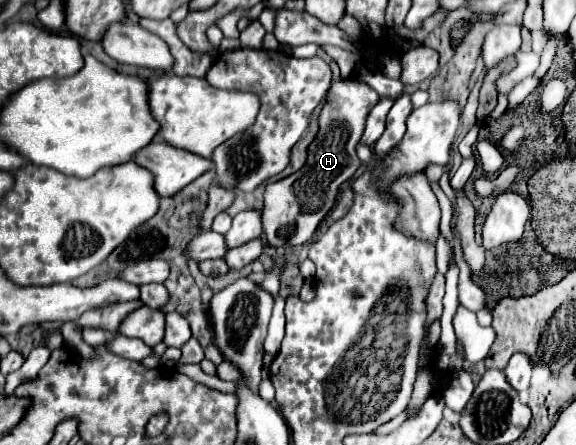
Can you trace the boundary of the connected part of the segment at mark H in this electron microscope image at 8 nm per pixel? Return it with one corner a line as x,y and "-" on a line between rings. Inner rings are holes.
354,77
332,81
326,91
326,103
318,115
318,133
308,145
308,157
304,167
280,181
266,185
262,225
268,245
288,247
310,241
324,215
332,209
340,185
352,179
352,175
360,167
356,145
364,133
370,109
378,103
376,97
378,95
370,85
-
302,205
312,205
312,209

